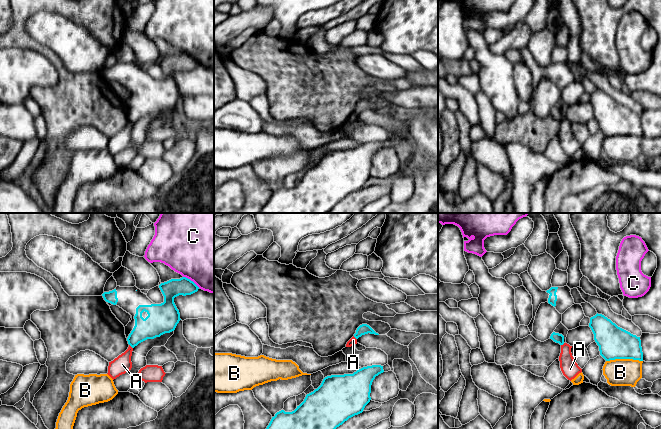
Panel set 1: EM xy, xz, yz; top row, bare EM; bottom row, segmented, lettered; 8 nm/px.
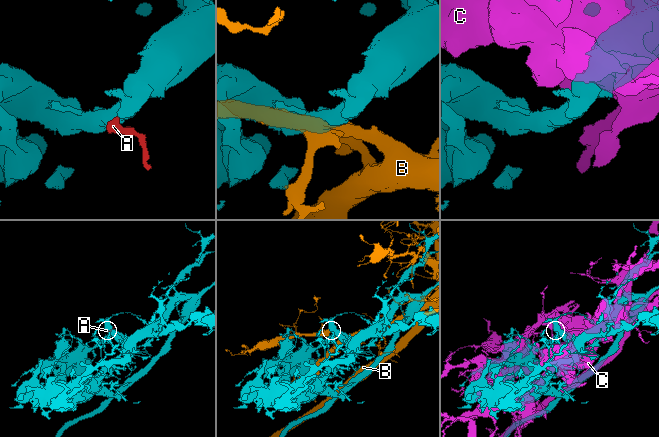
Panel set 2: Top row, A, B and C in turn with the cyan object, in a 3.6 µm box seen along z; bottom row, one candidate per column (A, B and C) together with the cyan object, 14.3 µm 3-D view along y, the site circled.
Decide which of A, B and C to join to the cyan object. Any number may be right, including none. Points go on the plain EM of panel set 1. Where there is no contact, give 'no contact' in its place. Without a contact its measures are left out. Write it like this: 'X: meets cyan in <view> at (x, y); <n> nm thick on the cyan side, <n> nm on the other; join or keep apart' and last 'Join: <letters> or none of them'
A: meets cyan in xy at (130, 121); 190 nm thick on the cyan side, 140 nm on the other; keep apart
B: meets cyan in yz at (624, 134); 260 nm thick on the cyan side, 220 nm on the other; keep apart
C: meets cyan in xy at (190, 56); 140 nm thick on the cyan side, 500 nm on the other; keep apart
Join: none of them

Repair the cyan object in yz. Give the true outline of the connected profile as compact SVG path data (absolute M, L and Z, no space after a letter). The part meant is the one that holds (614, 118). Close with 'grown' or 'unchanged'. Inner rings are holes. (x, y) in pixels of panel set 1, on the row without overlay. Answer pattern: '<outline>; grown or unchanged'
M602 90L590 94L589 103L599 122L600 131L606 136L633 135L643 137L640 113L618 103Z; unchanged

